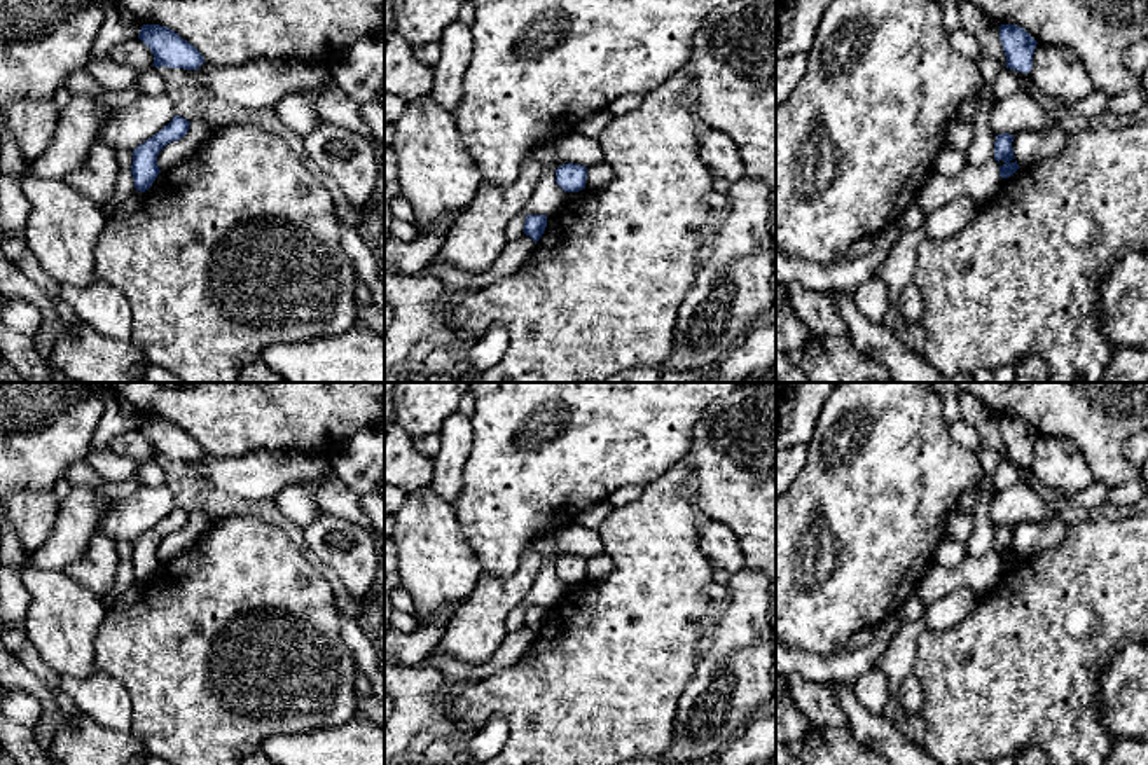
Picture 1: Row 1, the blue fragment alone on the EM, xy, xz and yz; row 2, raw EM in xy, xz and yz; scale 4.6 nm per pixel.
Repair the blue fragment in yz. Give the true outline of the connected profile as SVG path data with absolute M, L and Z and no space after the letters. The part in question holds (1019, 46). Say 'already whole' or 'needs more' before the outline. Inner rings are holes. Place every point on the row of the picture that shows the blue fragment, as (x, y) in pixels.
already whole; M1001 24L999 40L1006 56L1006 68L1029 73L1038 42L1017 24Z

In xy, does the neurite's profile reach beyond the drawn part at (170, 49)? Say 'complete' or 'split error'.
complete

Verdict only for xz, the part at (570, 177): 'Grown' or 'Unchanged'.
Unchanged

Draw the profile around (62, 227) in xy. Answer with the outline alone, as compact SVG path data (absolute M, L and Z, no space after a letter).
M26 173L21 189L30 203L26 248L58 283L87 286L94 276L94 243L107 215L101 206L70 189L63 178Z

